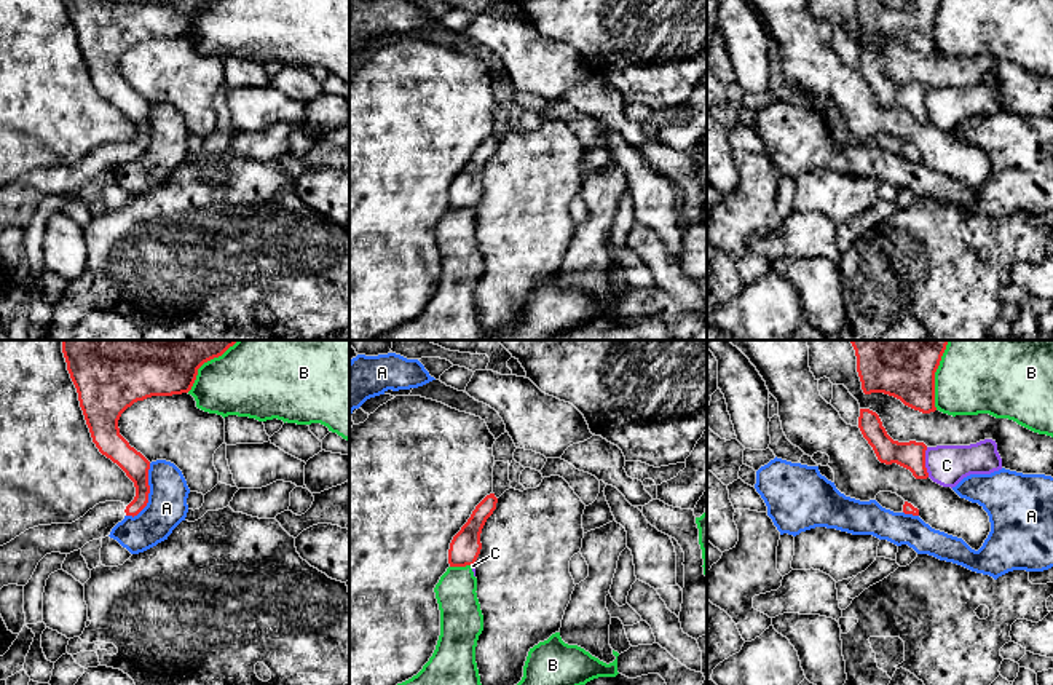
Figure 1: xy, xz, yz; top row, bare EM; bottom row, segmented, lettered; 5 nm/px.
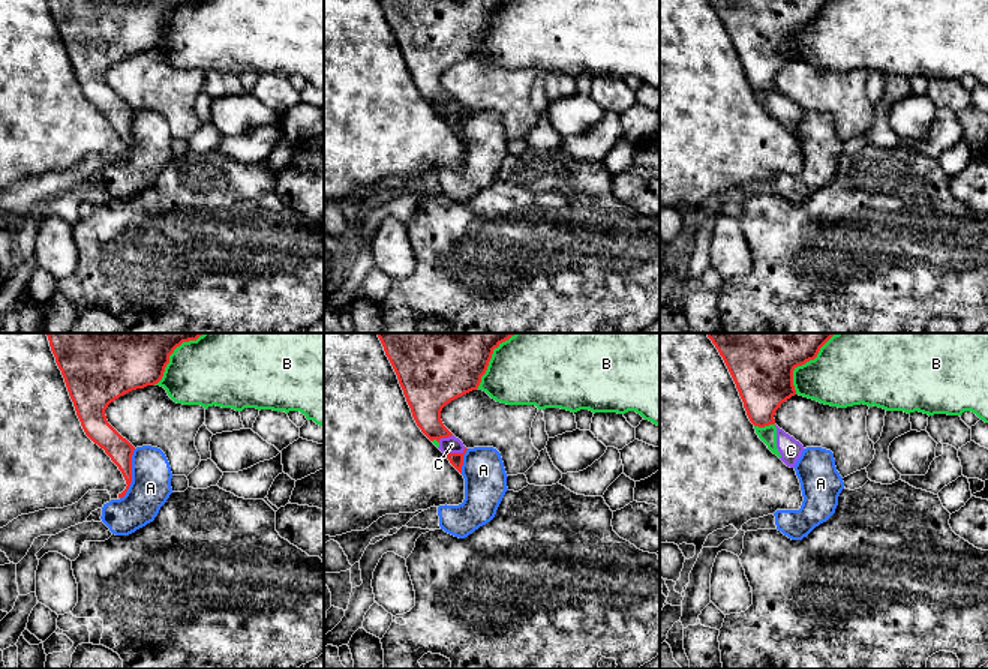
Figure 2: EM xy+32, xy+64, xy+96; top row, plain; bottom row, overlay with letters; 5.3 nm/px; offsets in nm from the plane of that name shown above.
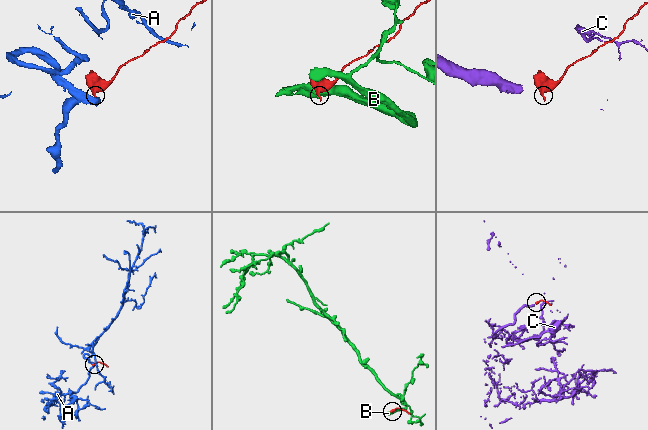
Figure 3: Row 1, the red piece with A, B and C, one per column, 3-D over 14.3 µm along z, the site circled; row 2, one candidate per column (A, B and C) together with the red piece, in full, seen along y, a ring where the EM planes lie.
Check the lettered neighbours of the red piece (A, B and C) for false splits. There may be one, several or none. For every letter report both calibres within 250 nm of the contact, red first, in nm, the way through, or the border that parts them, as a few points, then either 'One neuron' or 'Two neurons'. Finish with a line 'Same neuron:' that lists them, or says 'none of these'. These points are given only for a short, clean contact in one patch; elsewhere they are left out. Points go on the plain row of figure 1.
A: Thickness 130 nm (red) against 200 nm. Boundary: xy (150, 106), (149, 144), (136, 157), (126, 158). Two neurons
B: Thickness 240 nm (red) against 280 nm. Two neurons
C: Thickness 140 nm (red) against 200 nm. Boundary: yz (926, 90), (926, 114), (929, 118). Two neurons
Same neuron: none of these

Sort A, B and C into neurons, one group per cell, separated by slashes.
A / B C

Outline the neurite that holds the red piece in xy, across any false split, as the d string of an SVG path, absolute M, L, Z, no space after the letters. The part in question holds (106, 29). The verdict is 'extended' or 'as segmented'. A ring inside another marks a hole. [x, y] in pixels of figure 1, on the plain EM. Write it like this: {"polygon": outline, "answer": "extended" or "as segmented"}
{"polygon": "M65 0L93 85L134 125L136 139L128 148L121 144L99 145L72 166L29 171L0 188L0 232L8 227L26 228L46 196L70 196L93 182L105 180L126 158L134 160L147 148L150 104L120 77L118 62L137 43L188 35L196 22L198 11L211 2L214 0Z", "answer": "extended"}

